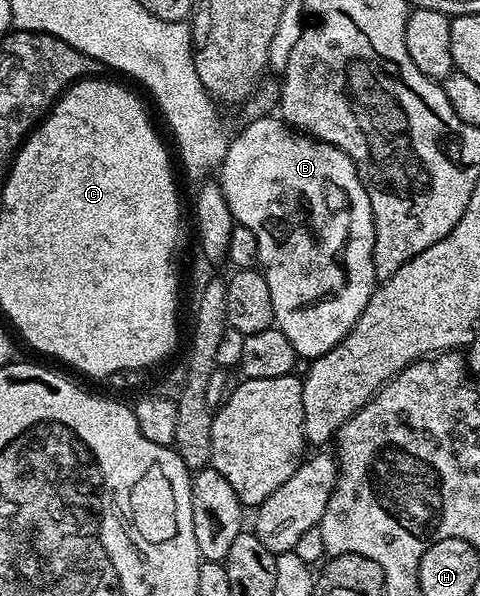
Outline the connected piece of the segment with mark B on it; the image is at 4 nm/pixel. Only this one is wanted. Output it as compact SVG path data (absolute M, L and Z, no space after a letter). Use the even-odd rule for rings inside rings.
M271 115L249 119L249 124L229 139L226 158L218 169L218 183L233 221L254 230L254 234L262 238L265 253L274 251L280 244L281 262L288 264L292 260L292 276L282 277L280 284L296 297L292 300L292 312L279 313L278 326L282 334L290 338L290 346L294 346L297 357L315 358L342 342L378 287L372 257L376 227L370 198L350 157L332 144L323 144L321 140L293 130L283 119L272 119Z

